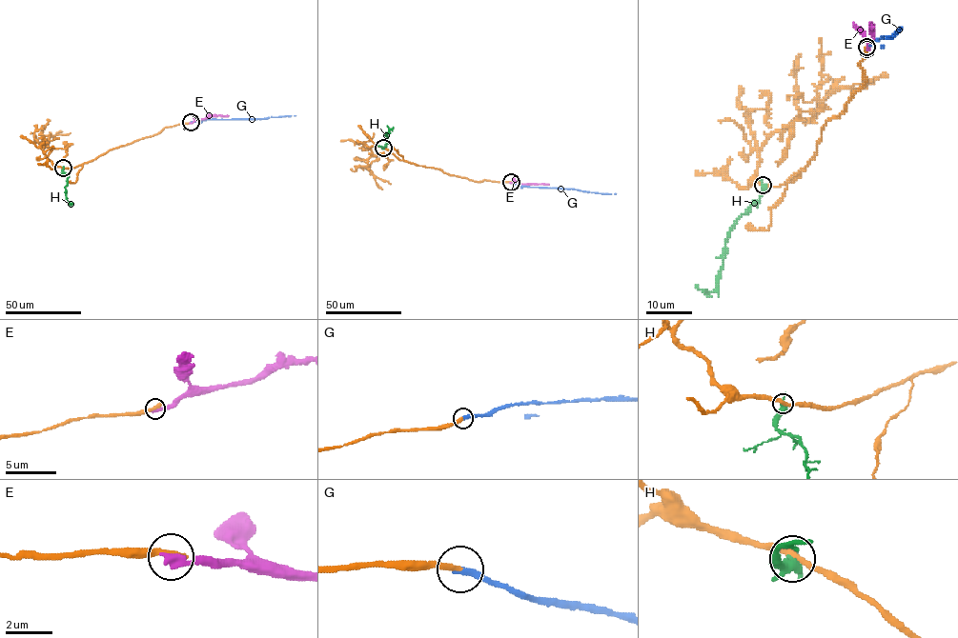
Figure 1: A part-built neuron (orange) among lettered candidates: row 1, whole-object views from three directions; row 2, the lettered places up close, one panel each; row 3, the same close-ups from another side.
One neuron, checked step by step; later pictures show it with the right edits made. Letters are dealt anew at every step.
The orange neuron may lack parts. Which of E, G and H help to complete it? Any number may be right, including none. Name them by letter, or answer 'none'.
G

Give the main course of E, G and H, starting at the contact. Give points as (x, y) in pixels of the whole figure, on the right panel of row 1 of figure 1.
E: (866, 49), (872, 39), (873, 26)
G: (866, 47), (880, 37), (893, 36), (901, 26)
H: (763, 185), (764, 191), (740, 217), (724, 242), (717, 289), (708, 293), (700, 289)

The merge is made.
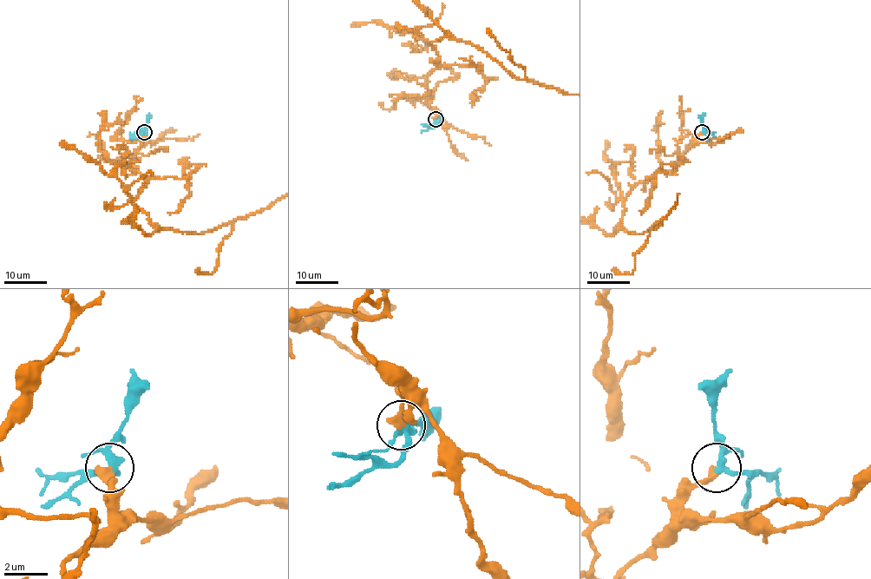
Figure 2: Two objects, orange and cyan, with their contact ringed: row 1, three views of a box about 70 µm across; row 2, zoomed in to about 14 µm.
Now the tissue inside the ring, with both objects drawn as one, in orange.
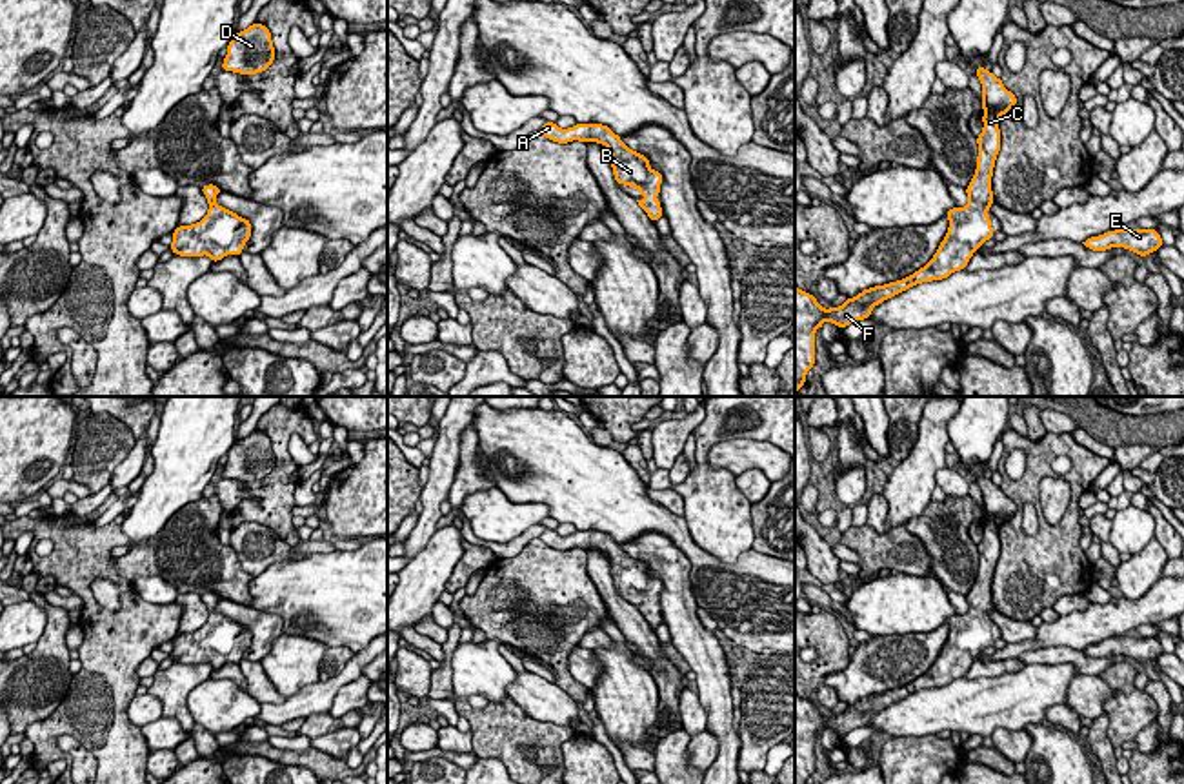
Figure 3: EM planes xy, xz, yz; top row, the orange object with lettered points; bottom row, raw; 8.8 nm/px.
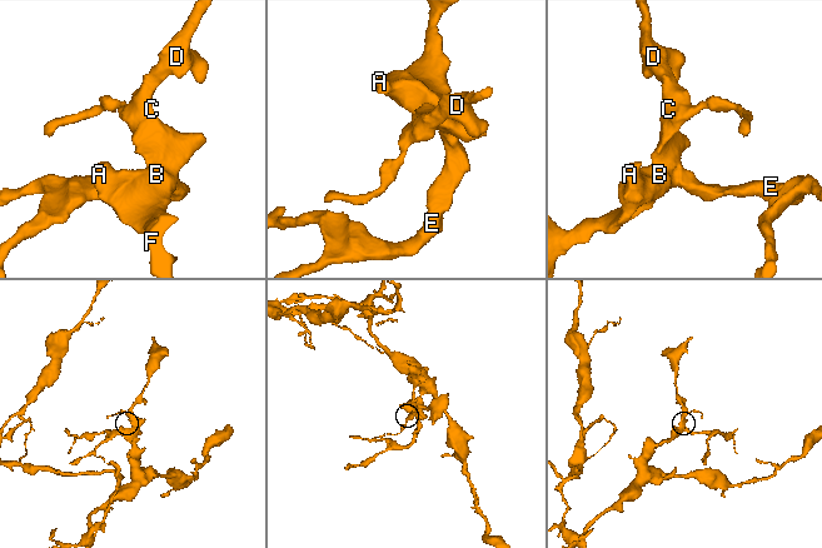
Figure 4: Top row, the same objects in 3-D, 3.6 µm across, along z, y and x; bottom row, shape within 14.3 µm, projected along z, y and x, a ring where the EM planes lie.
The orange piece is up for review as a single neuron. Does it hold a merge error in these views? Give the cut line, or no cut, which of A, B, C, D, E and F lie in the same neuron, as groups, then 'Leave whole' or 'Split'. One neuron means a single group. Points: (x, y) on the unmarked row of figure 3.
No split. Groups: A B C D E F. Leave whole

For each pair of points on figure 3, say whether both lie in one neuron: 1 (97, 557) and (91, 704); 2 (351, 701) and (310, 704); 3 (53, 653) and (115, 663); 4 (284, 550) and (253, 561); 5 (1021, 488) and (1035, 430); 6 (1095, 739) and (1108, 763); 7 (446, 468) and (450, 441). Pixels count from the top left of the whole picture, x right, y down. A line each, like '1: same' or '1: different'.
1: same
2: different
3: different
4: same
5: different
6: same
7: same

